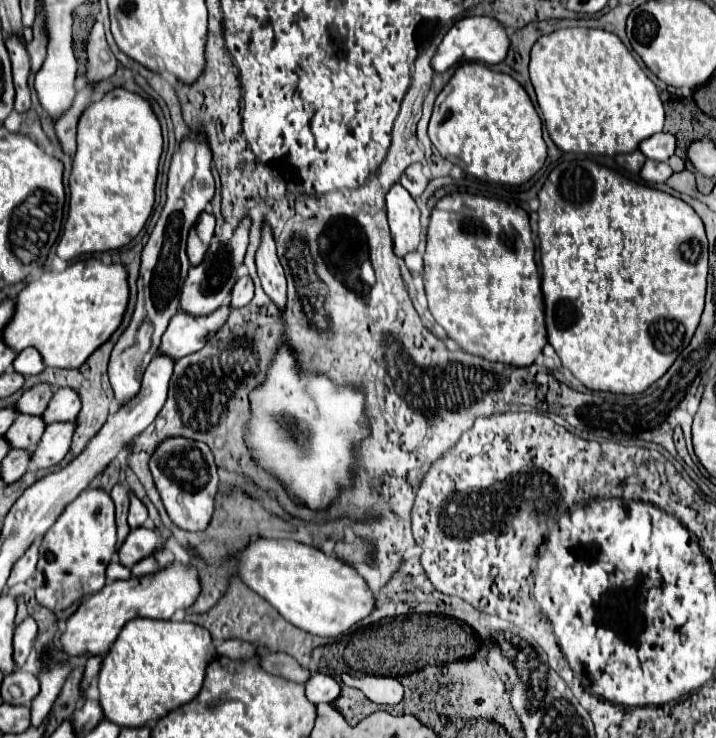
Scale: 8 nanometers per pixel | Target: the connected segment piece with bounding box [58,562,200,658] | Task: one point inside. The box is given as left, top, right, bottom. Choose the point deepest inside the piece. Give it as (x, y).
(93, 628)

